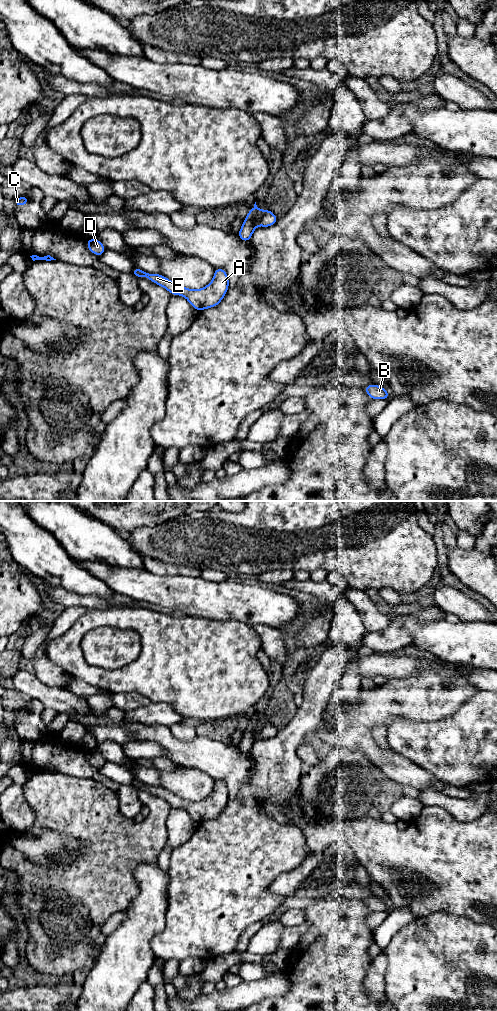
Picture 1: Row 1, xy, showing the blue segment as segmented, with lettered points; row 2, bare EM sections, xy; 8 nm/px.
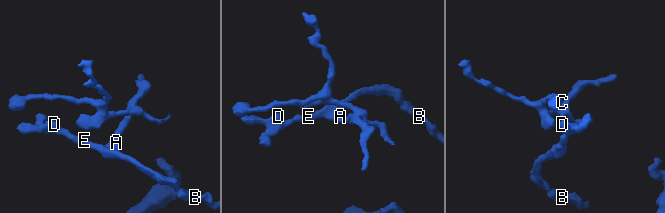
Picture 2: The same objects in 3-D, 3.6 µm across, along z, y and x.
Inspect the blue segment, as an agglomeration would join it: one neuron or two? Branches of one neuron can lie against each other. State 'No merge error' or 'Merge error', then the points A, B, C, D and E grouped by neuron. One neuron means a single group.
Merge error. Groups: A B D E / C

